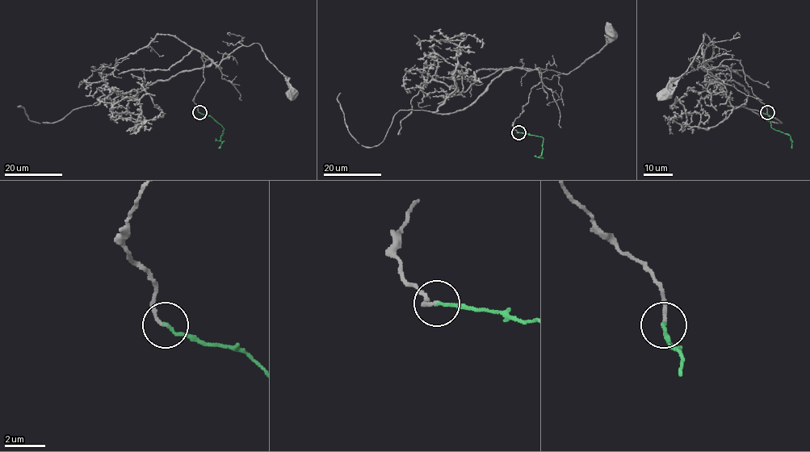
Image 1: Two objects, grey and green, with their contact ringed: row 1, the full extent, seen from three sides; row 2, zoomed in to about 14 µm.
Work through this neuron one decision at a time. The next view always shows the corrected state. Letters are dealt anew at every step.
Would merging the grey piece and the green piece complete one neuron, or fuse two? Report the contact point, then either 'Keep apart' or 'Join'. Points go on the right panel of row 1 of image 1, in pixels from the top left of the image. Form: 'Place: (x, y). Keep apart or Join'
Place: (767, 112). Join

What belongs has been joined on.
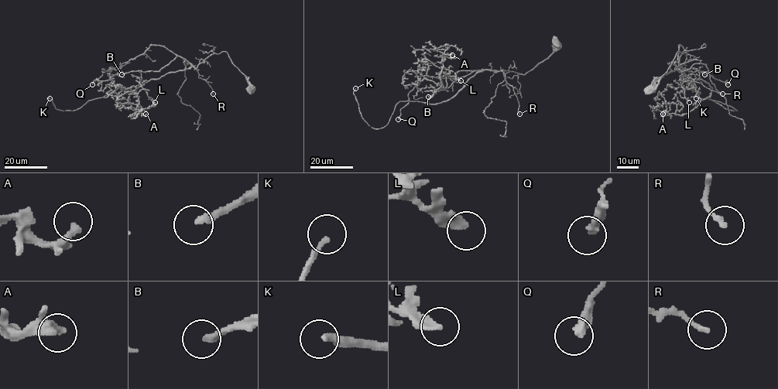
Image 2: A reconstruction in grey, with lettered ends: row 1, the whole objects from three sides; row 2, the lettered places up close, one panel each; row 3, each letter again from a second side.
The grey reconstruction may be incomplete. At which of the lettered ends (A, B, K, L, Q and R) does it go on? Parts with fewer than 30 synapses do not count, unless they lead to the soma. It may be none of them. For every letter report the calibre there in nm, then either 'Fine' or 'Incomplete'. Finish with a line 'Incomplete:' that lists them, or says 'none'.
A: Thickness 280 nm. Fine
B: Thickness 240 nm. Incomplete
K: Thickness 240 nm. Incomplete
L: Thickness 280 nm. Fine
Q: Thickness 320 nm. Fine
R: Thickness 180 nm. Fine
Incomplete: B, K

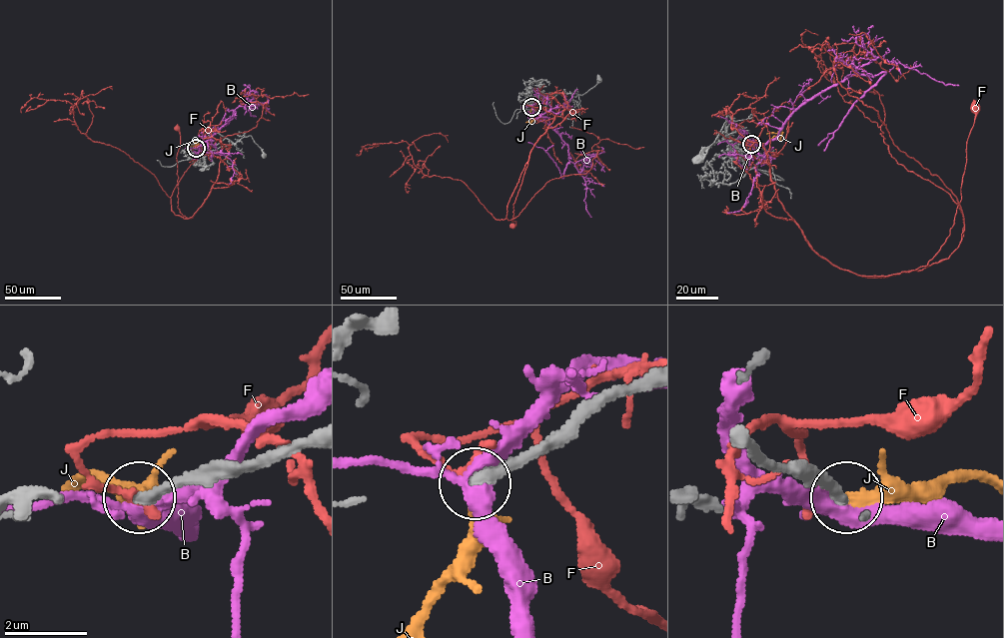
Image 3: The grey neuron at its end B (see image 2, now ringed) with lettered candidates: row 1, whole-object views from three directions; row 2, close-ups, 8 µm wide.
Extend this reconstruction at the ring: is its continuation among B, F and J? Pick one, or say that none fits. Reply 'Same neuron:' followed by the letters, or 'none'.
Same neuron: J

